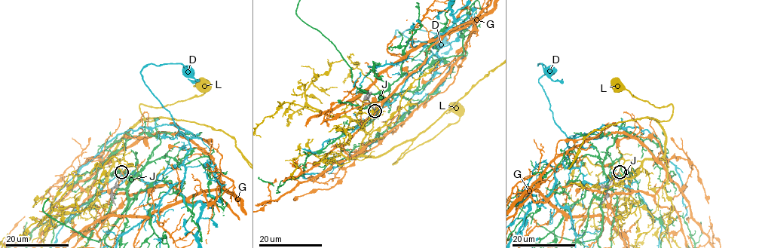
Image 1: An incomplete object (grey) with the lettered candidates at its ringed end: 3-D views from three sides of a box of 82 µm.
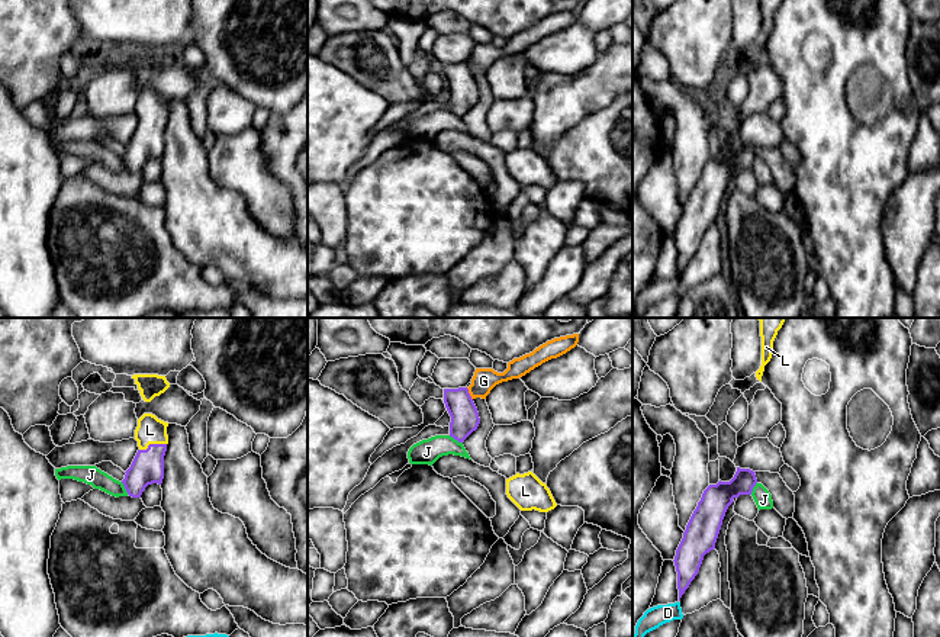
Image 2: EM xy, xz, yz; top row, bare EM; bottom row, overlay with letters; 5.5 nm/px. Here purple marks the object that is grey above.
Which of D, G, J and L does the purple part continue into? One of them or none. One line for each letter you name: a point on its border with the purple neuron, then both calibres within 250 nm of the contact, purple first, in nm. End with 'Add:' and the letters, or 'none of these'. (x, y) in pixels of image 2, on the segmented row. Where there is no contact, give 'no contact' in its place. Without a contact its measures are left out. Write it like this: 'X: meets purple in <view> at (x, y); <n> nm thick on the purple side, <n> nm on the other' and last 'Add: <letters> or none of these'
L: meets purple in xy at (153, 444); 180 nm thick on the purple side, 150 nm on the other
Add: L

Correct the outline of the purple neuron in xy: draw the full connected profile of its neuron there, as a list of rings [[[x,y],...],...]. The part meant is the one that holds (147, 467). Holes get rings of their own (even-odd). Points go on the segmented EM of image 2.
[[[144,414],[138,419],[135,440],[139,450],[122,480],[129,496],[141,498],[148,485],[162,483],[164,456],[168,444],[167,427],[168,422],[152,414]]]

